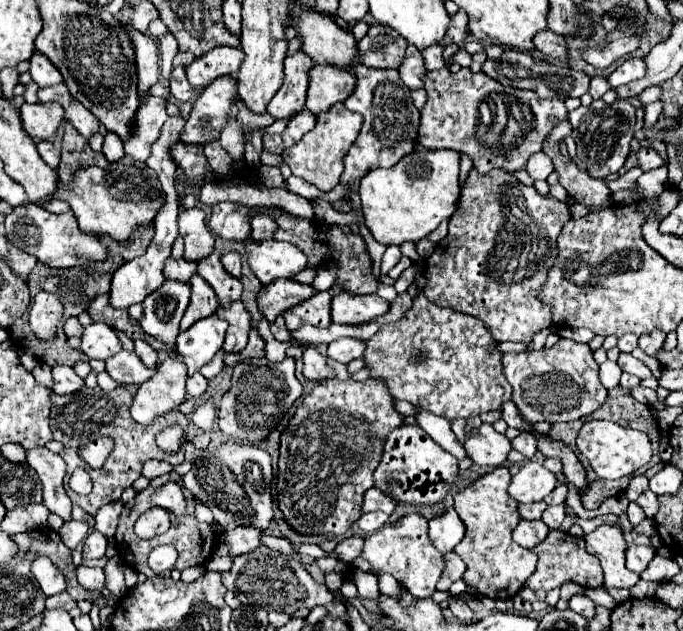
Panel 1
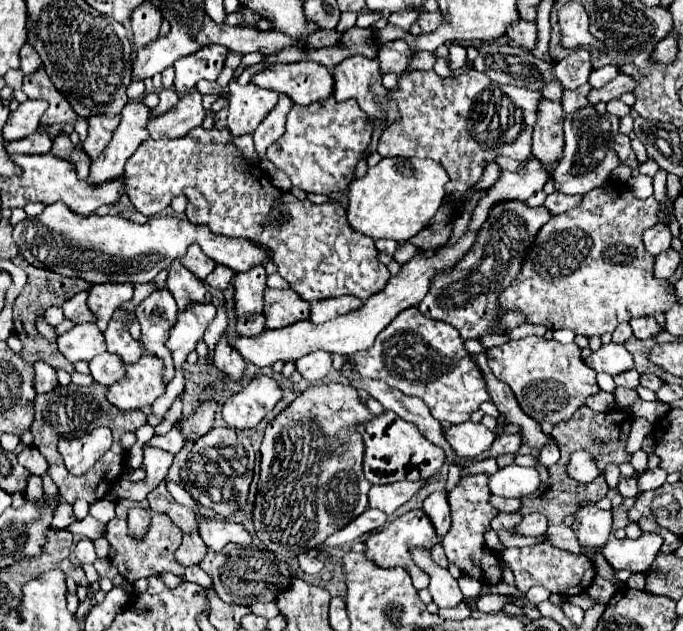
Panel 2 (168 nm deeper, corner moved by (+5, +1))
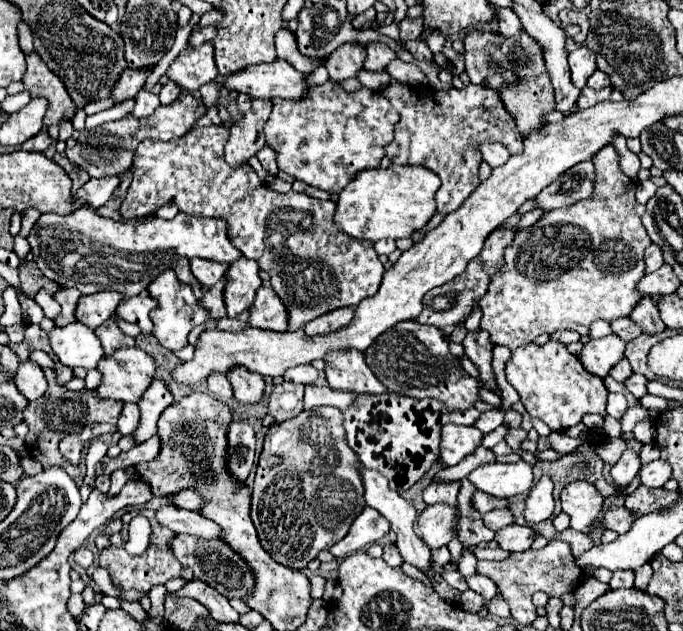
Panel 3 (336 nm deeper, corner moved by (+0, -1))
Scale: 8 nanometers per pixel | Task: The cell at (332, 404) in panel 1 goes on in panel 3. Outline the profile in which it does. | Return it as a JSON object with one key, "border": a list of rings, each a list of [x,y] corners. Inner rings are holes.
{"border":[[[320,406],[314,410],[304,410],[286,422],[272,424],[260,454],[250,512],[264,550],[276,562],[292,570],[302,570],[318,556],[320,550],[332,548],[338,540],[342,540],[356,516],[366,506],[360,466],[358,456],[346,442],[344,414],[338,408]]]}

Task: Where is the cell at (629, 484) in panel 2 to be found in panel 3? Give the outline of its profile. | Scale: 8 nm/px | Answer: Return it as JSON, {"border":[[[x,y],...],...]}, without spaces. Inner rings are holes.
{"border":[[[628,442],[628,448],[622,454],[620,462],[616,462],[612,466],[612,478],[614,478],[616,486],[620,486],[620,488],[628,486],[634,480],[634,476],[638,474],[638,470],[640,470],[640,458],[638,458],[640,448],[642,448],[640,442]]]}

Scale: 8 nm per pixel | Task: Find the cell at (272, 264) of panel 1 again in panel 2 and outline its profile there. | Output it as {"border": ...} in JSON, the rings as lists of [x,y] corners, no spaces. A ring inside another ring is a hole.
{"border":[[[63,202],[49,204],[39,216],[25,218],[15,226],[15,242],[19,252],[27,256],[27,262],[35,268],[45,268],[67,278],[81,278],[95,284],[143,284],[151,282],[161,270],[185,256],[191,244],[199,244],[201,250],[217,264],[229,266],[235,272],[245,272],[255,264],[269,260],[269,252],[255,246],[249,240],[217,236],[209,226],[195,226],[187,218],[157,216],[145,224],[135,224],[123,216],[77,216]]]}

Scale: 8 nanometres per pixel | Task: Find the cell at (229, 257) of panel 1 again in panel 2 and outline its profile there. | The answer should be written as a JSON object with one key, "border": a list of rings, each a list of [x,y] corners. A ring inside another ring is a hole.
{"border":[[[215,266],[215,270],[209,274],[209,278],[205,278],[205,284],[217,290],[225,290],[231,284],[233,278],[233,270],[229,270],[227,266]]]}

